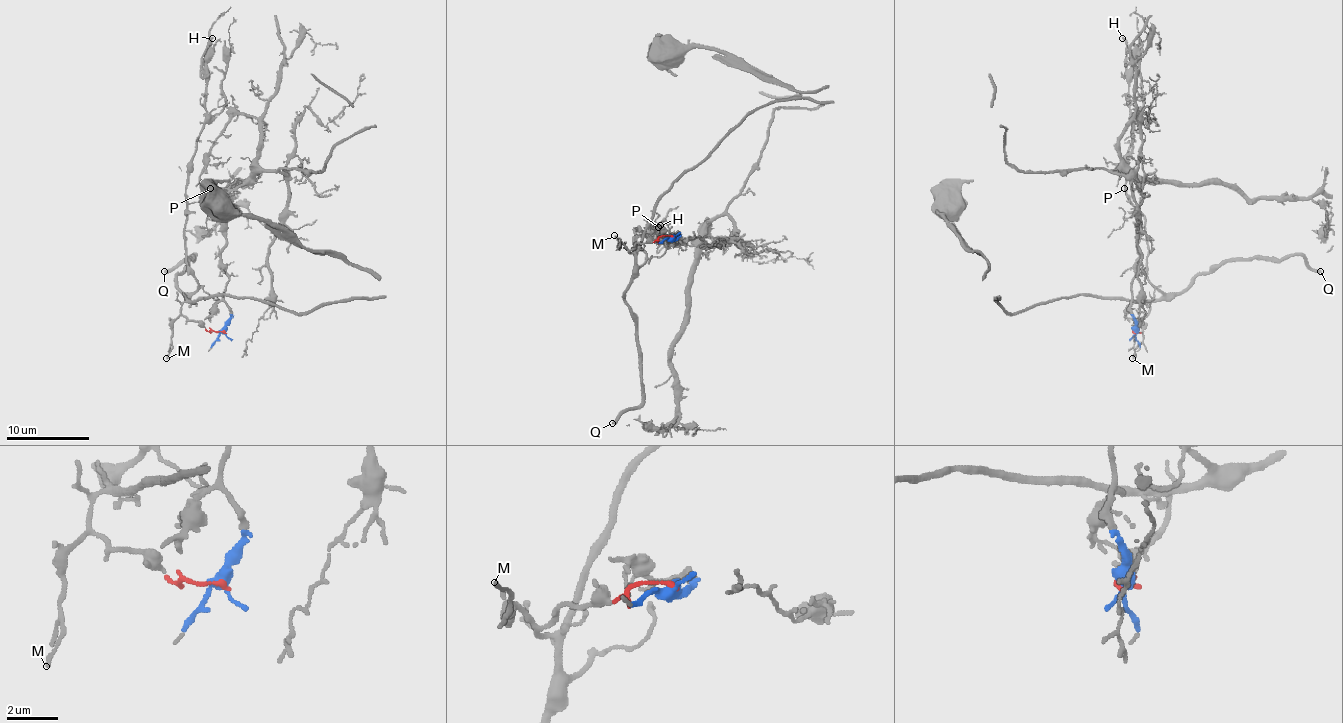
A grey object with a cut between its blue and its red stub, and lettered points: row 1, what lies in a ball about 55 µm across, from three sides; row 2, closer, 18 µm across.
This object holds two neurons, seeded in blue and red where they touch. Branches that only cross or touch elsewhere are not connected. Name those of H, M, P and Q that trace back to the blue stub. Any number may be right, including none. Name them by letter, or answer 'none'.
none

